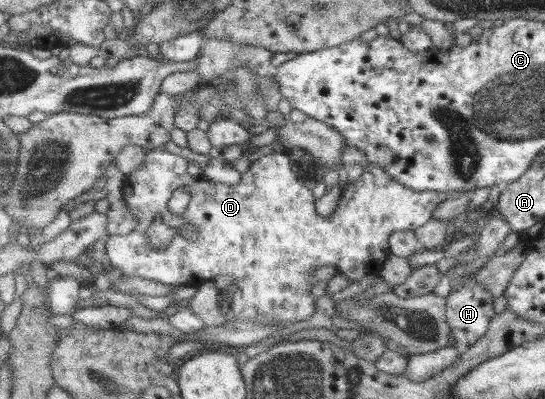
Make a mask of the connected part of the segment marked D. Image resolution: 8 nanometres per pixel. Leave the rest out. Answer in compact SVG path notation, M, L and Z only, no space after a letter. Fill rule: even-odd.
M161 147L148 152L145 151L142 166L138 170L126 175L126 178L124 179L122 186L122 200L130 213L138 218L138 223L127 235L112 235L109 237L105 245L106 264L108 269L118 270L121 276L140 277L164 285L170 285L174 288L182 285L191 285L192 287L199 288L205 281L212 281L216 276L230 276L234 279L234 285L236 287L230 301L230 319L244 320L244 322L256 322L256 324L268 324L268 326L278 326L278 328L282 329L294 322L305 321L310 319L311 316L314 316L314 312L316 312L317 297L312 295L312 290L316 288L316 284L313 284L310 274L316 267L333 266L335 270L338 270L339 274L345 275L355 282L364 280L364 278L368 277L370 274L380 274L384 263L386 263L386 260L388 260L391 254L389 241L392 233L397 230L415 231L417 228L424 226L427 222L430 222L431 219L433 219L435 210L437 210L439 204L446 199L447 193L433 190L414 190L412 187L407 187L404 183L401 183L397 178L394 178L384 167L378 166L374 163L369 163L364 168L363 173L358 179L349 181L346 184L346 187L342 190L335 211L331 215L325 217L318 214L318 210L316 210L316 198L314 198L314 194L312 194L312 189L310 190L308 186L304 186L300 179L298 179L298 176L294 174L290 158L288 158L287 153L281 151L281 149L275 148L270 154L268 154L268 156L263 156L252 162L250 168L244 173L243 180L232 186L222 182L210 181L203 177L194 180L194 178L191 178L190 174L188 174L188 160L182 158L182 156L172 154L172 152L168 152L168 150ZM182 187L189 188L193 199L190 201L190 206L188 206L186 214L176 214L168 208L168 203L170 202L170 198L172 198L172 194ZM157 219L165 222L168 226L171 226L176 230L178 227L184 226L186 223L192 223L197 226L199 236L197 236L197 238L186 238L181 232L179 232L179 230L177 230L177 235L172 239L172 244L170 244L170 246L164 248L156 247L150 242L147 232L150 225L154 224L154 221Z

